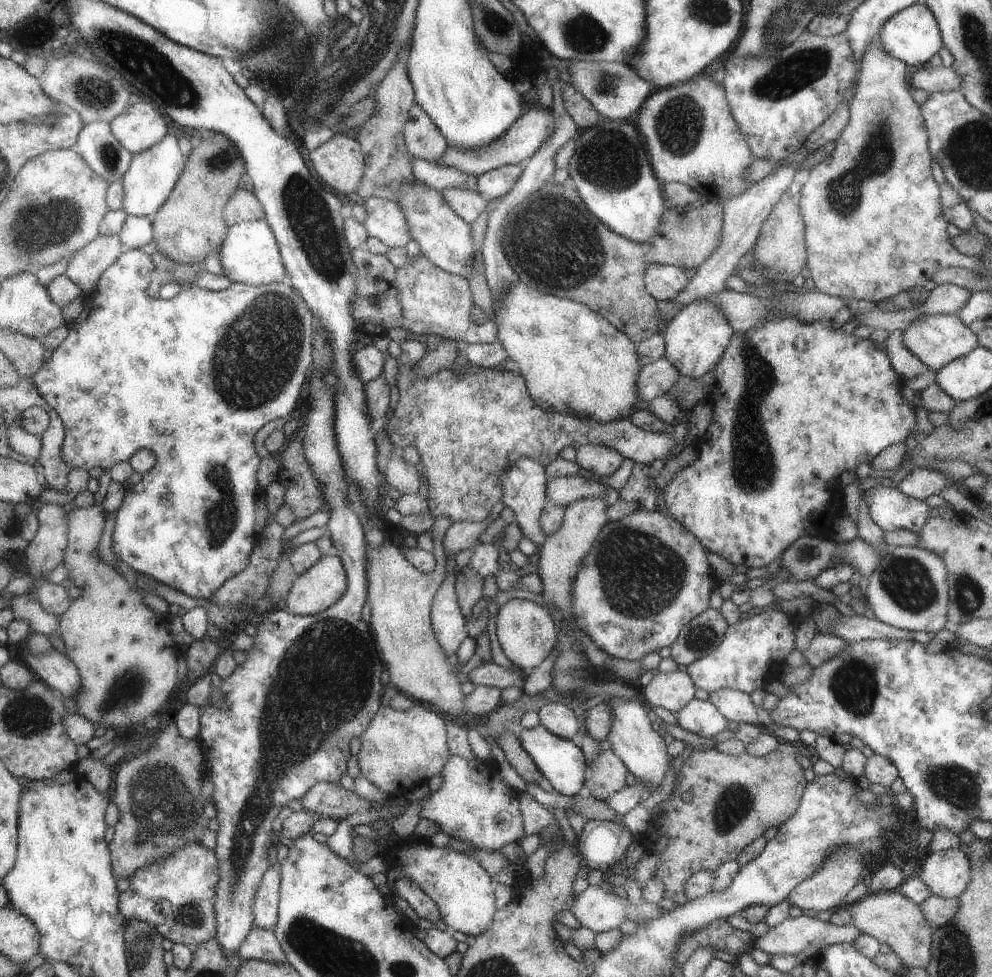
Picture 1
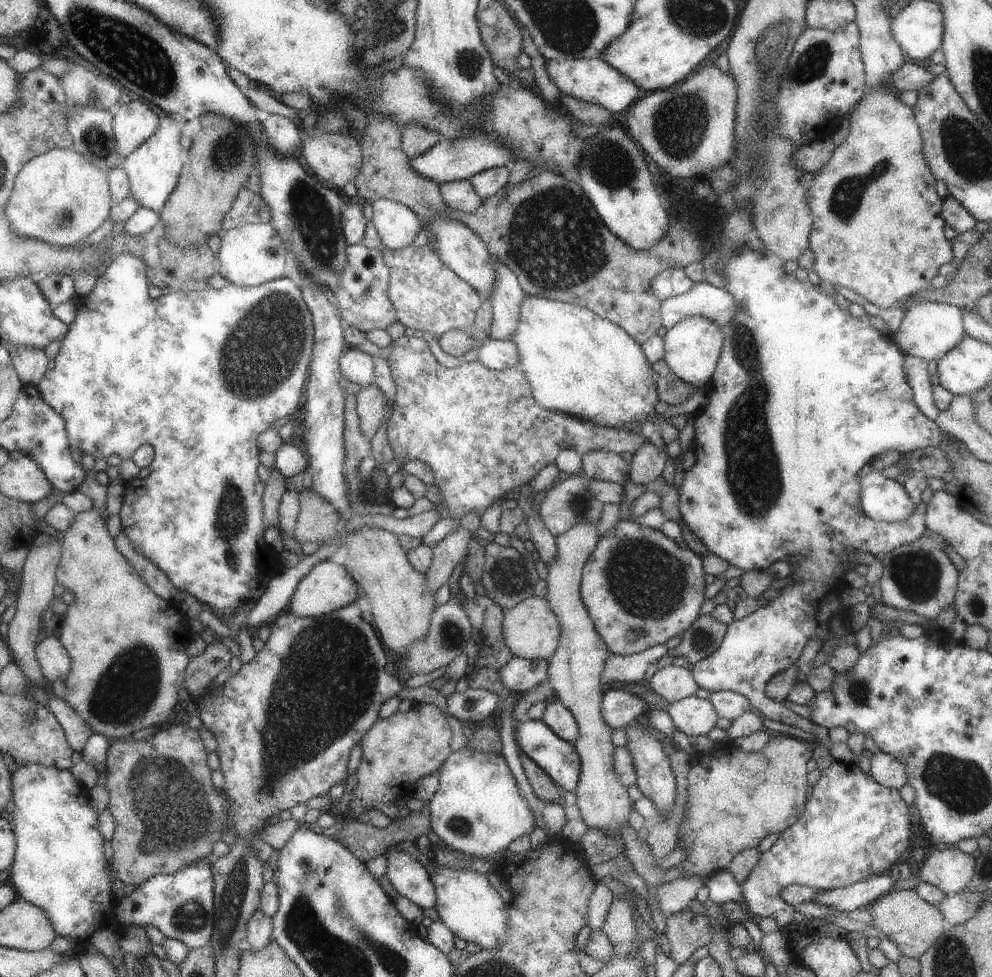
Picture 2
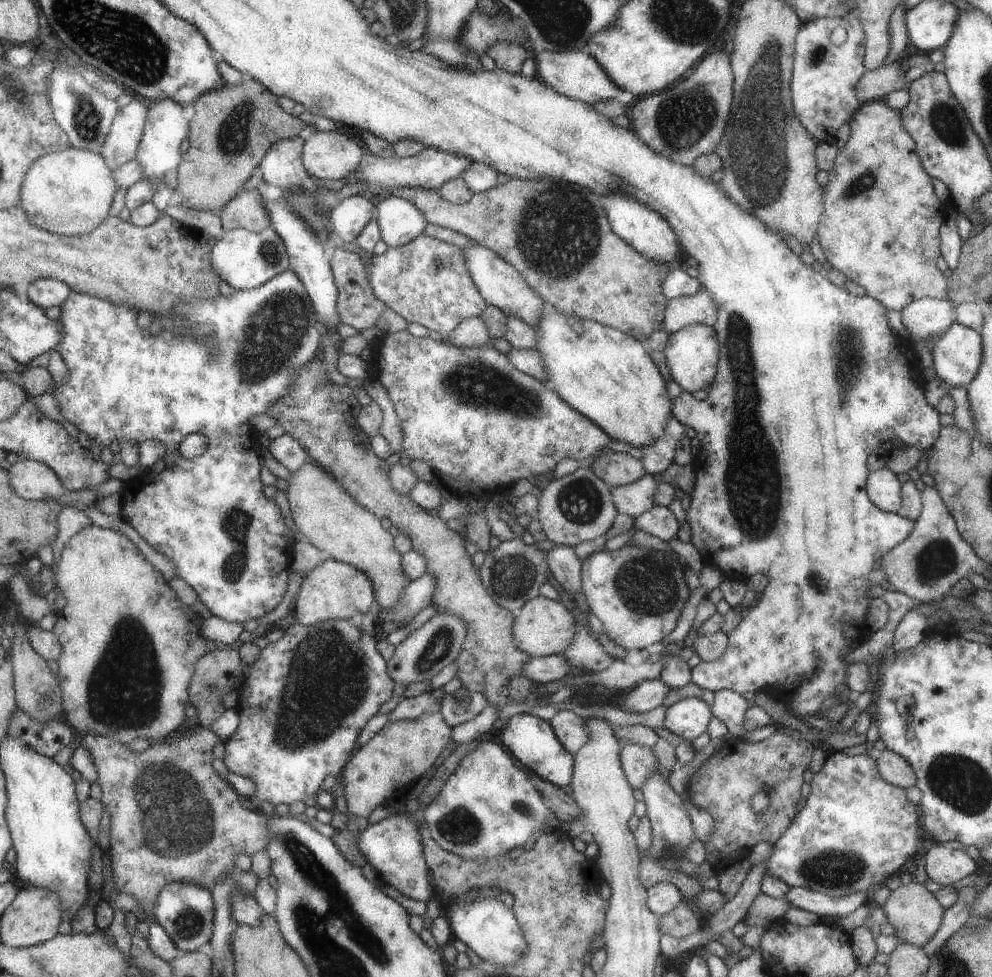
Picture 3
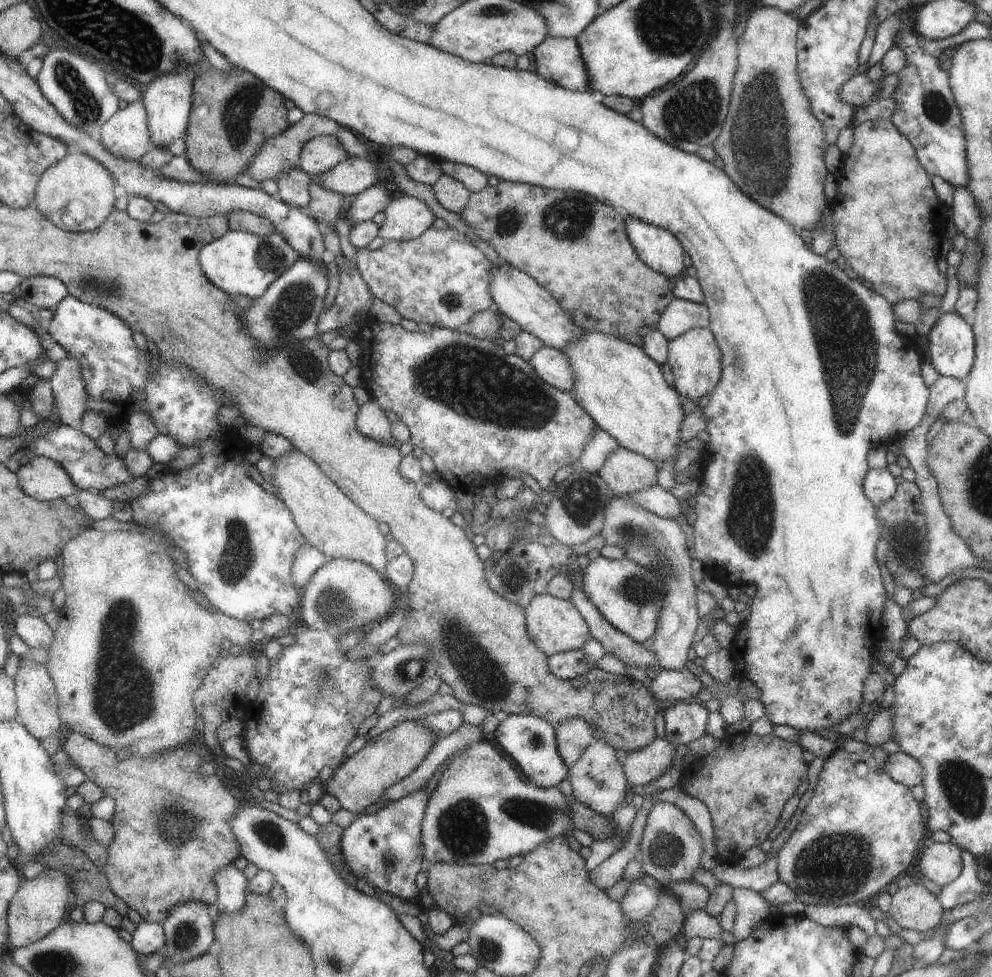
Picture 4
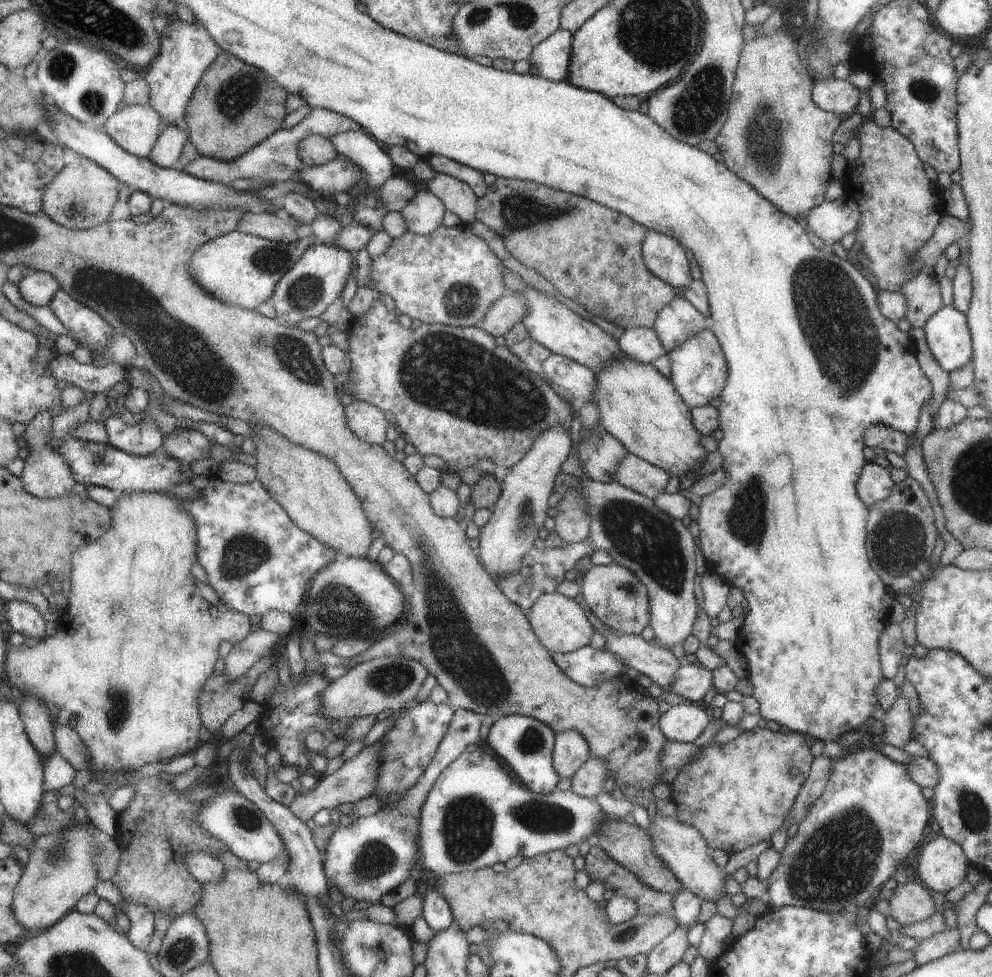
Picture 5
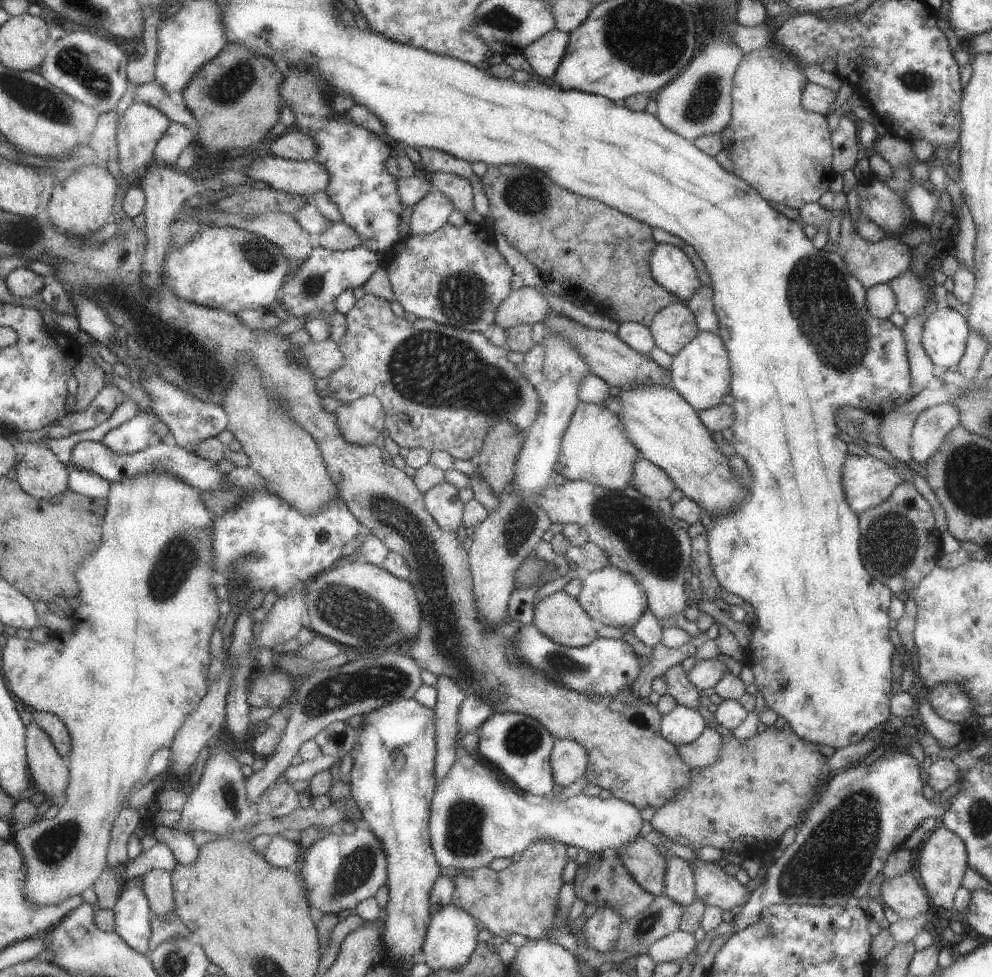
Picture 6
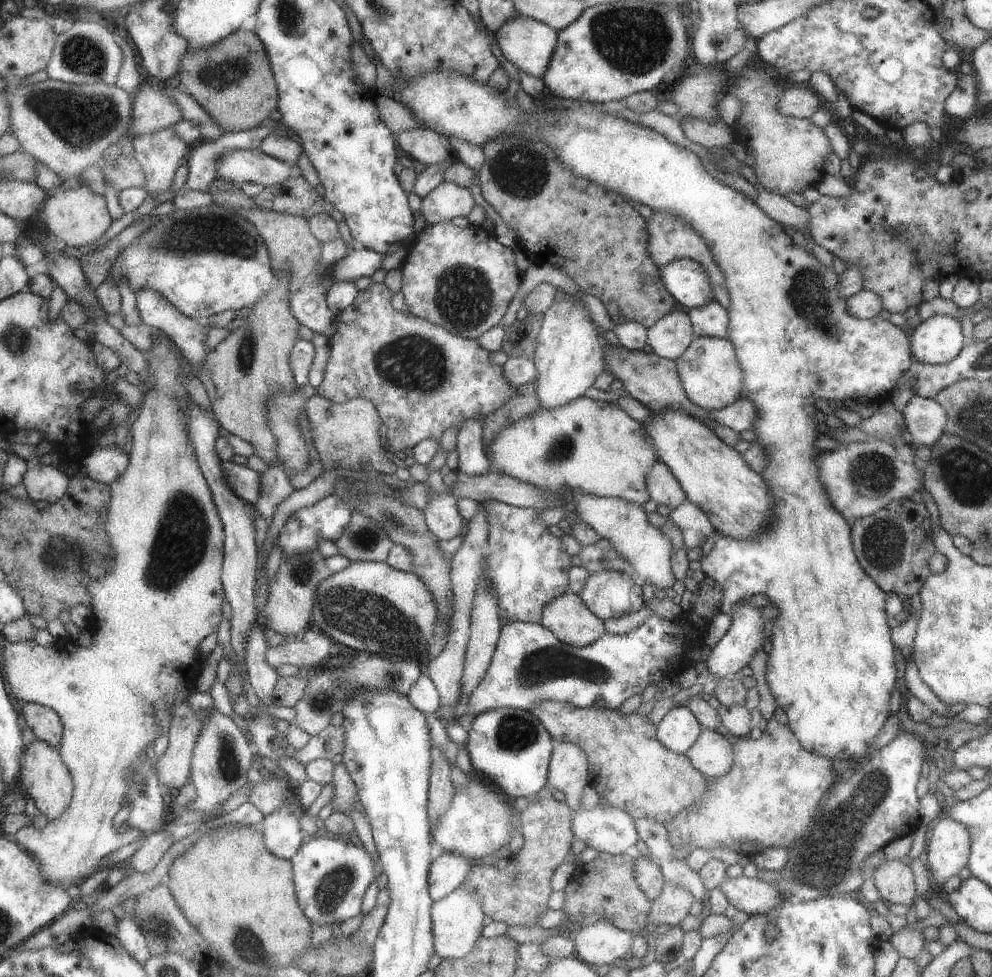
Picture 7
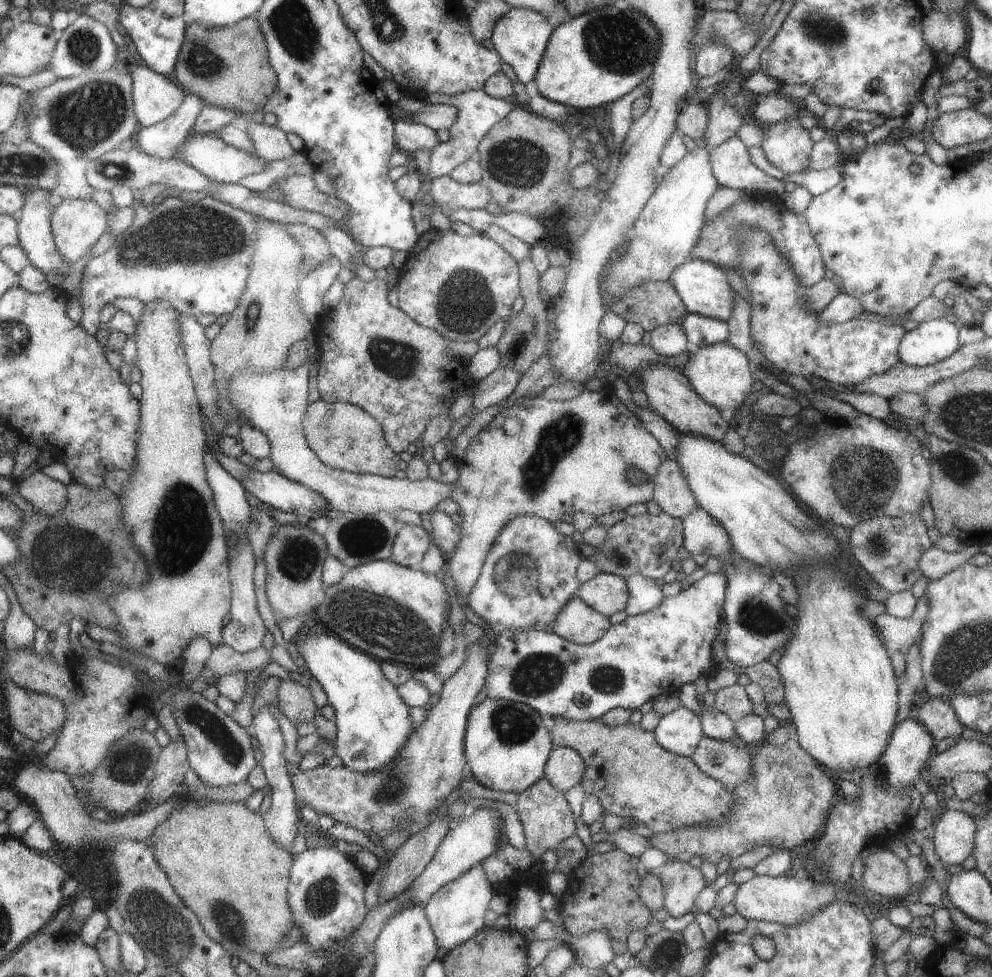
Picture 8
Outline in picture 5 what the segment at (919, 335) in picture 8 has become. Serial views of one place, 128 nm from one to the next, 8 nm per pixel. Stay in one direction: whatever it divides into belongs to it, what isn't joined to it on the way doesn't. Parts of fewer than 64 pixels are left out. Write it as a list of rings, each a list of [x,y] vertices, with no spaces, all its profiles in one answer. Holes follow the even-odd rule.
[[[952,307],[939,308],[921,332],[929,353],[948,374],[970,363],[972,347],[963,313]]]

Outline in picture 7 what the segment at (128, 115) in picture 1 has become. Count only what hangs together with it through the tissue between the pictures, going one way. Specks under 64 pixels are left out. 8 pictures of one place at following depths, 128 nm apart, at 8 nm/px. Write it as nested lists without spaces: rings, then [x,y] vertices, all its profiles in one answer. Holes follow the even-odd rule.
[[[147,77],[133,93],[131,123],[128,136],[134,141],[177,125],[182,120],[178,105],[166,96],[160,82]]]

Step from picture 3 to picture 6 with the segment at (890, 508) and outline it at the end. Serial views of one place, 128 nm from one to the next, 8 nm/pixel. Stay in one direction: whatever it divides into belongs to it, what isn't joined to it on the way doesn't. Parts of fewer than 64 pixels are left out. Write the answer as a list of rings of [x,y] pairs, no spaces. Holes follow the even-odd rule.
[[[849,456],[842,471],[844,496],[857,514],[878,506],[903,481],[891,466],[871,456]]]

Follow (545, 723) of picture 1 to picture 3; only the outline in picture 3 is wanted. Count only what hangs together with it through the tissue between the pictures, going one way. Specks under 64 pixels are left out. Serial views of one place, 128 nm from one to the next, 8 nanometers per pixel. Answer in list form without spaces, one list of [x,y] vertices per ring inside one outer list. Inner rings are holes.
[[[559,710],[555,712],[548,720],[553,734],[557,737],[563,750],[567,750],[571,756],[581,748],[582,744],[587,742],[587,726],[583,718],[575,715],[569,710]]]

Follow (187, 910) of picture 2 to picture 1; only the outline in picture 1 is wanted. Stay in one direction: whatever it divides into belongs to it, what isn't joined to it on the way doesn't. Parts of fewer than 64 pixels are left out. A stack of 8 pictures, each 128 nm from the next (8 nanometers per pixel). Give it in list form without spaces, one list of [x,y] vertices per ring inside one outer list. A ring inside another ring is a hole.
[[[202,843],[177,848],[169,858],[147,864],[130,878],[127,891],[120,896],[119,912],[127,920],[153,924],[164,938],[196,949],[217,936],[216,894],[219,880],[219,859],[214,849]]]

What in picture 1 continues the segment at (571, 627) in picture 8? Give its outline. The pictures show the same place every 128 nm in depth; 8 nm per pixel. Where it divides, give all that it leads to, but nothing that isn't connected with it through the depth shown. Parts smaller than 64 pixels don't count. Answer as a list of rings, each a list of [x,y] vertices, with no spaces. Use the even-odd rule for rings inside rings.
[[[511,599],[503,603],[495,614],[495,636],[505,658],[521,668],[529,671],[541,664],[556,645],[557,632],[546,608],[527,599]]]

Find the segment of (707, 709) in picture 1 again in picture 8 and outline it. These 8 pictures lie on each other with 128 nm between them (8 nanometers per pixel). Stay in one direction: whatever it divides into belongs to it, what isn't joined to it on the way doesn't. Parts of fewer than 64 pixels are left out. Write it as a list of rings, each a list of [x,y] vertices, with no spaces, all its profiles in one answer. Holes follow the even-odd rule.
[[[681,704],[661,716],[652,731],[660,748],[679,757],[689,757],[704,736],[699,718]]]

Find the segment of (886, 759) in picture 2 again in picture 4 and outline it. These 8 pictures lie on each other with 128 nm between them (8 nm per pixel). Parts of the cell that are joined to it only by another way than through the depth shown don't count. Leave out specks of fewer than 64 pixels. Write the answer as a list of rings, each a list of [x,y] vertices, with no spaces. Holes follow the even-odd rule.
[[[904,752],[888,754],[883,768],[885,774],[889,774],[895,782],[899,782],[907,788],[913,788],[923,782],[923,768],[917,760]]]

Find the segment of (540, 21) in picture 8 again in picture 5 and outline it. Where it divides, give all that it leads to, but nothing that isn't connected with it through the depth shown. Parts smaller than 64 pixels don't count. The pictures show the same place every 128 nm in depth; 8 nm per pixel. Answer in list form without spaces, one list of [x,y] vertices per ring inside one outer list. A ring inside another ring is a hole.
[[[559,28],[533,48],[528,61],[535,67],[539,77],[549,81],[567,81],[571,42],[572,33]]]

